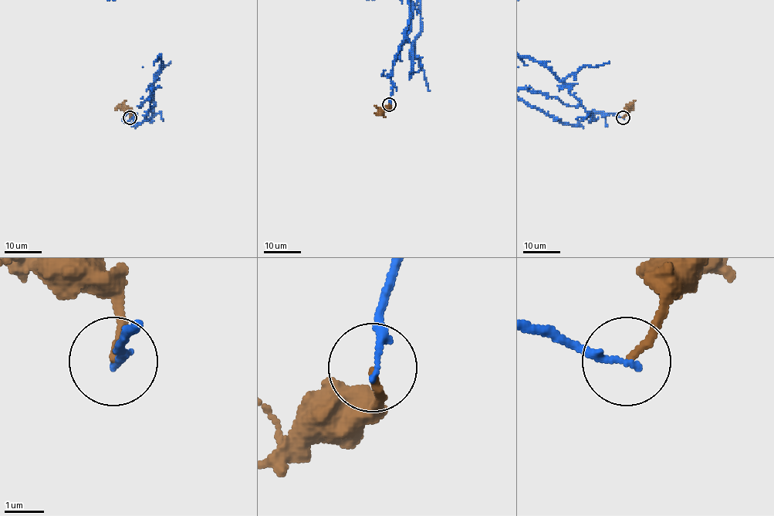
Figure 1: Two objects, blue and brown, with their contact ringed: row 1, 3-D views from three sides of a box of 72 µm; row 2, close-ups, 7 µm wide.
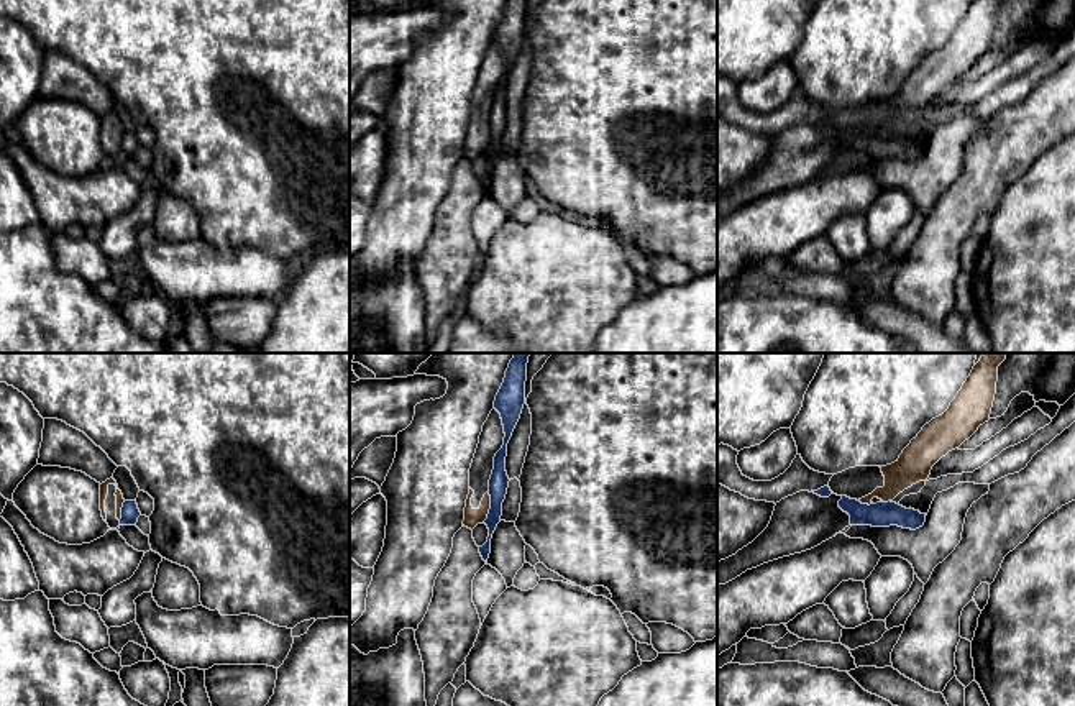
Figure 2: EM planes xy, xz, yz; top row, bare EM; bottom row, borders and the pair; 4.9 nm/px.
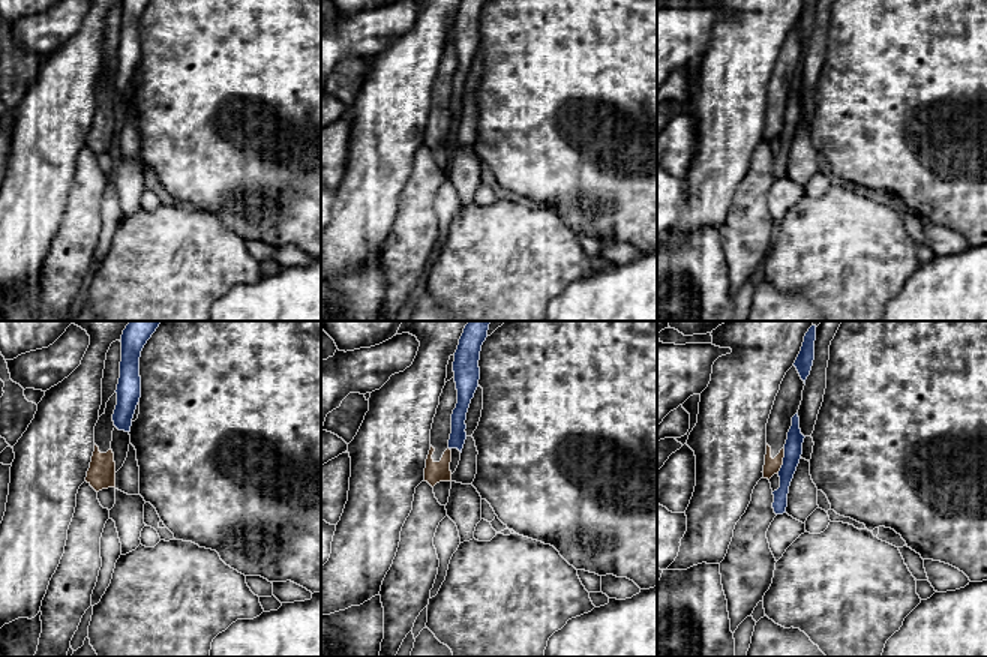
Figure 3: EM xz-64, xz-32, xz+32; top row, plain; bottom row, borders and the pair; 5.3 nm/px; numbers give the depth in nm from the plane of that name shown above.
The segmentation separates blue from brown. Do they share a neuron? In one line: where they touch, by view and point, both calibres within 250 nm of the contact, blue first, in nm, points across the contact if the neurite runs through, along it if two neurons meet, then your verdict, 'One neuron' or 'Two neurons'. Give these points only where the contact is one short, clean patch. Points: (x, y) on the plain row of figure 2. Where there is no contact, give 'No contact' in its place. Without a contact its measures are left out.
Touches blue at xz (491, 140). Thickness 100 nm (blue) against 80 nm. Boundary: xz (489, 125), (489, 145), (483, 153). Two neurons

